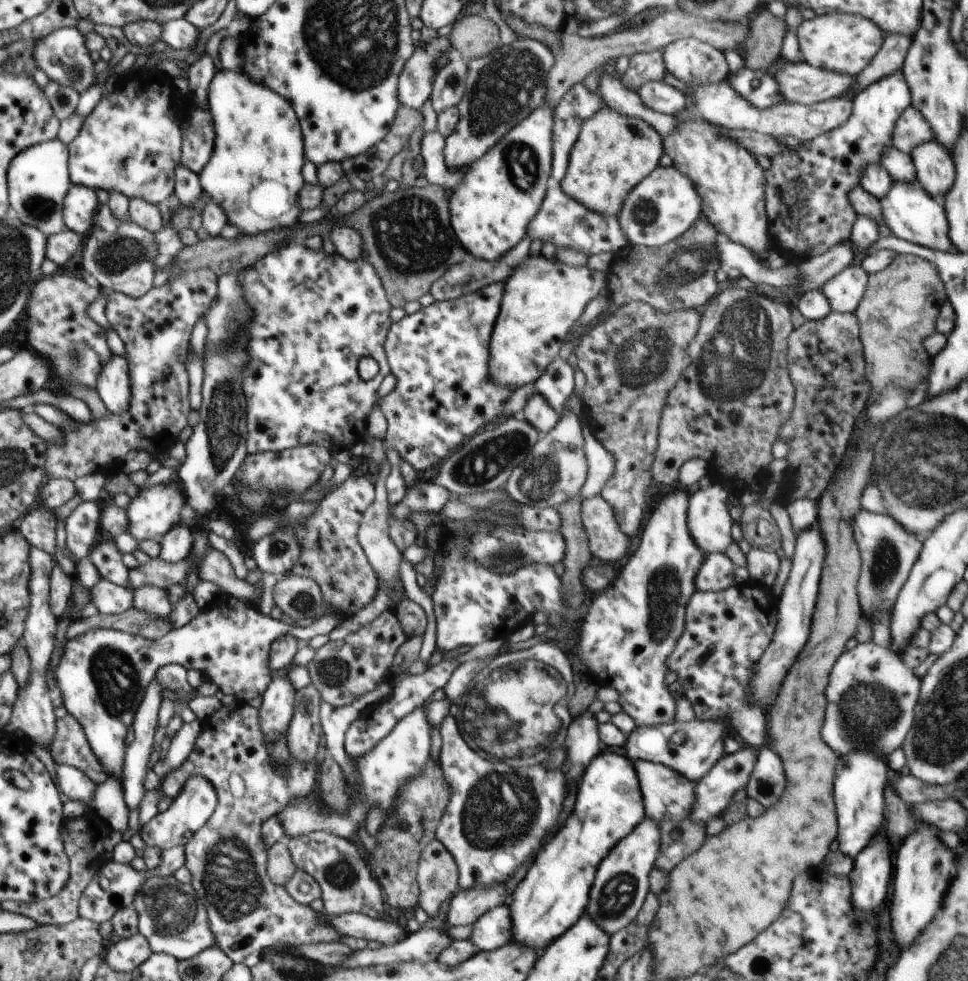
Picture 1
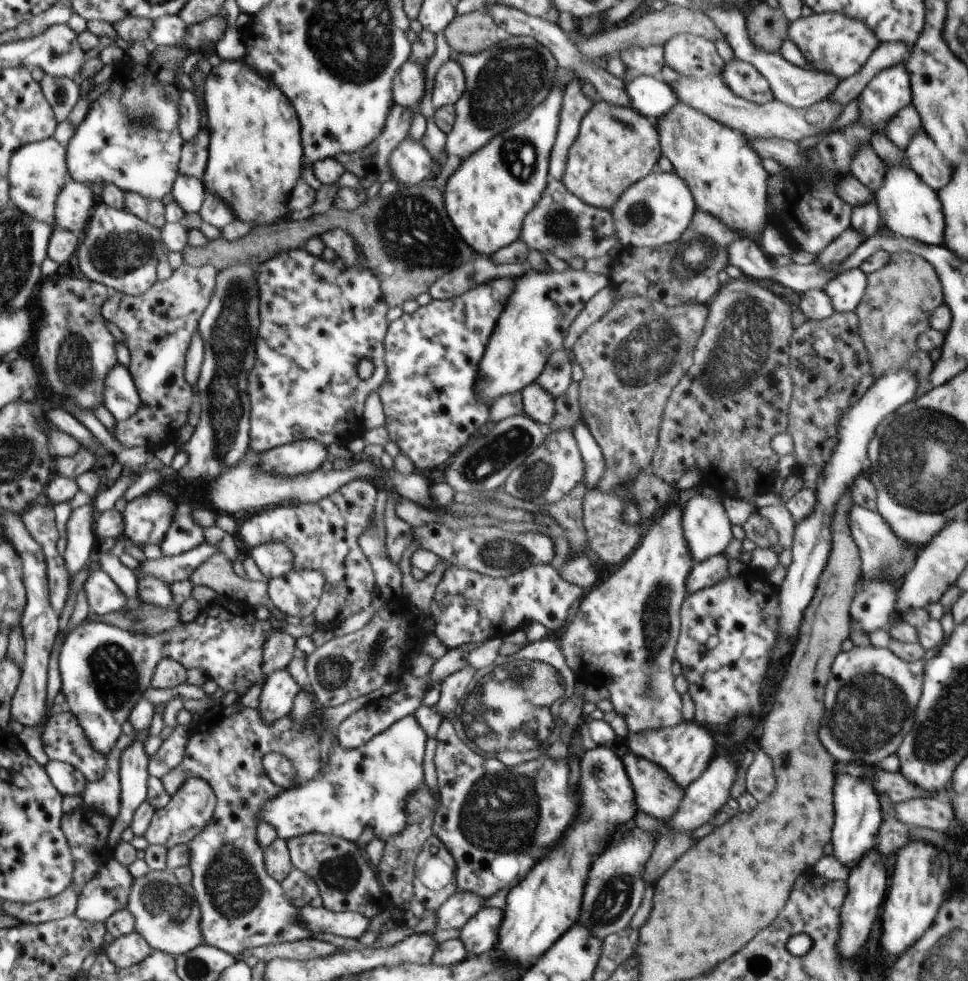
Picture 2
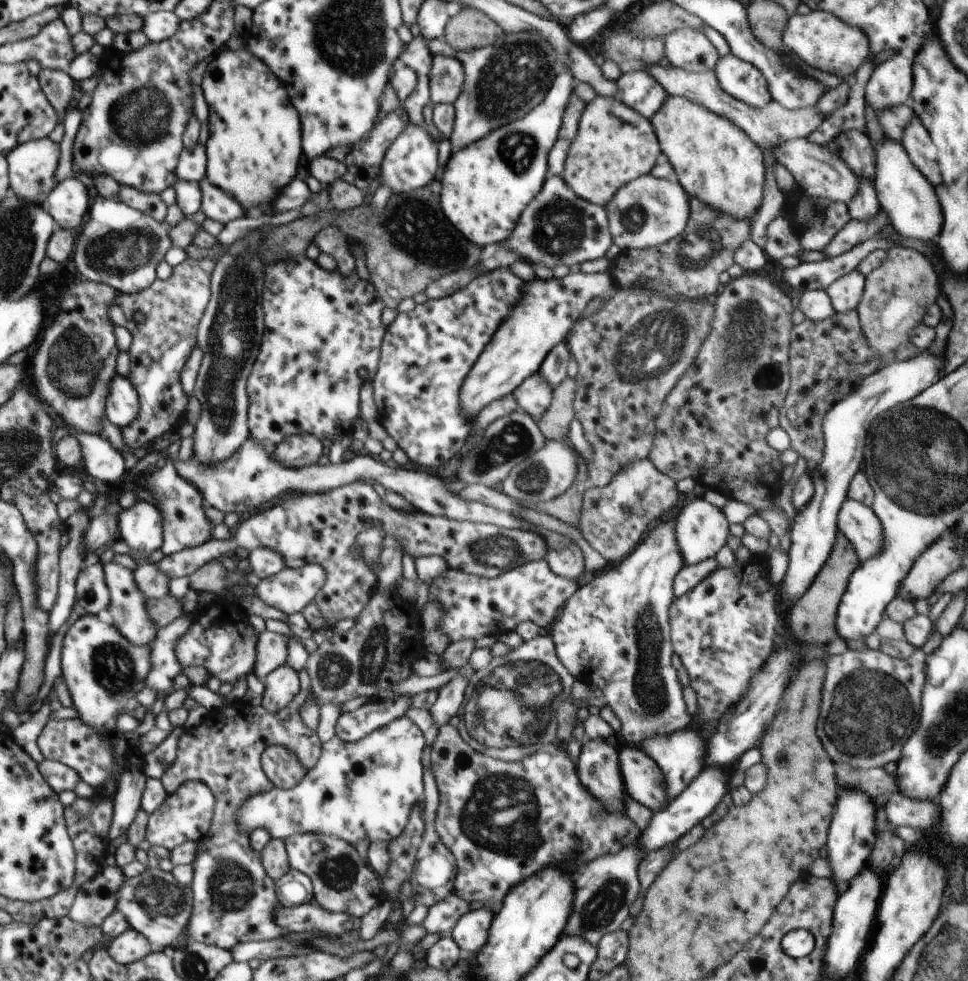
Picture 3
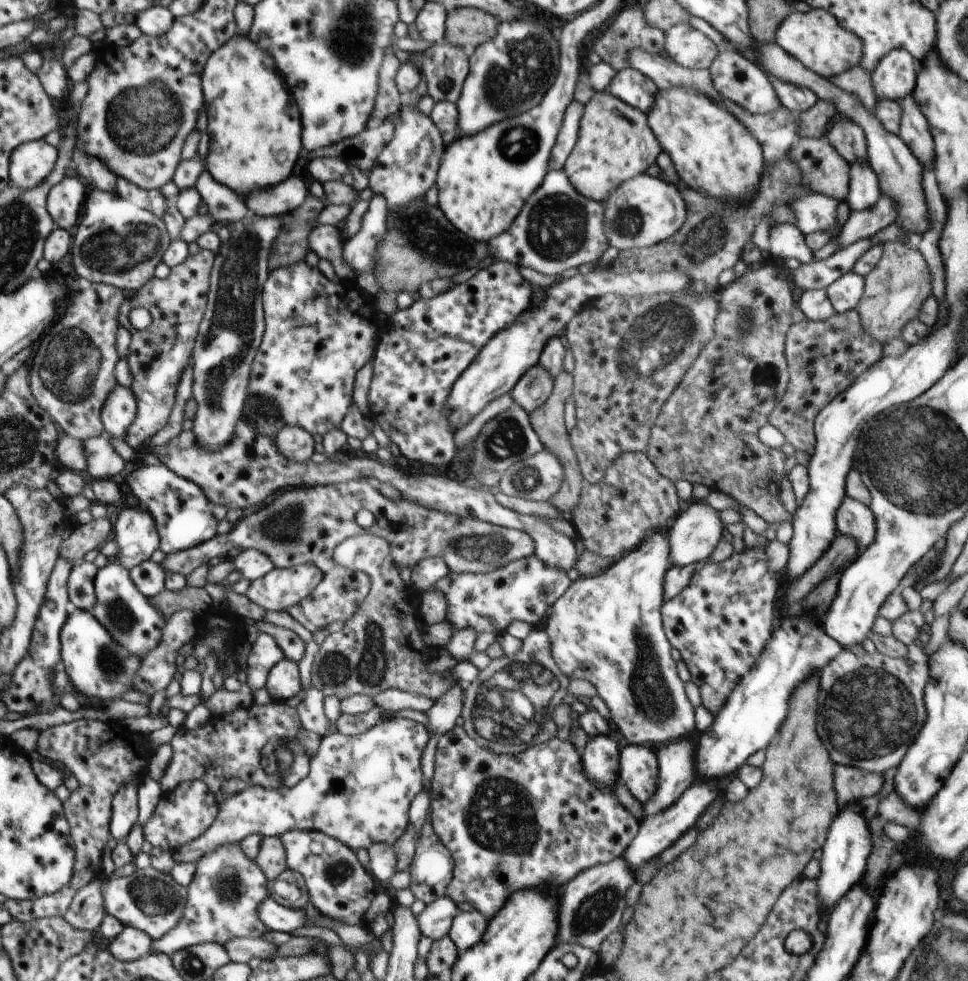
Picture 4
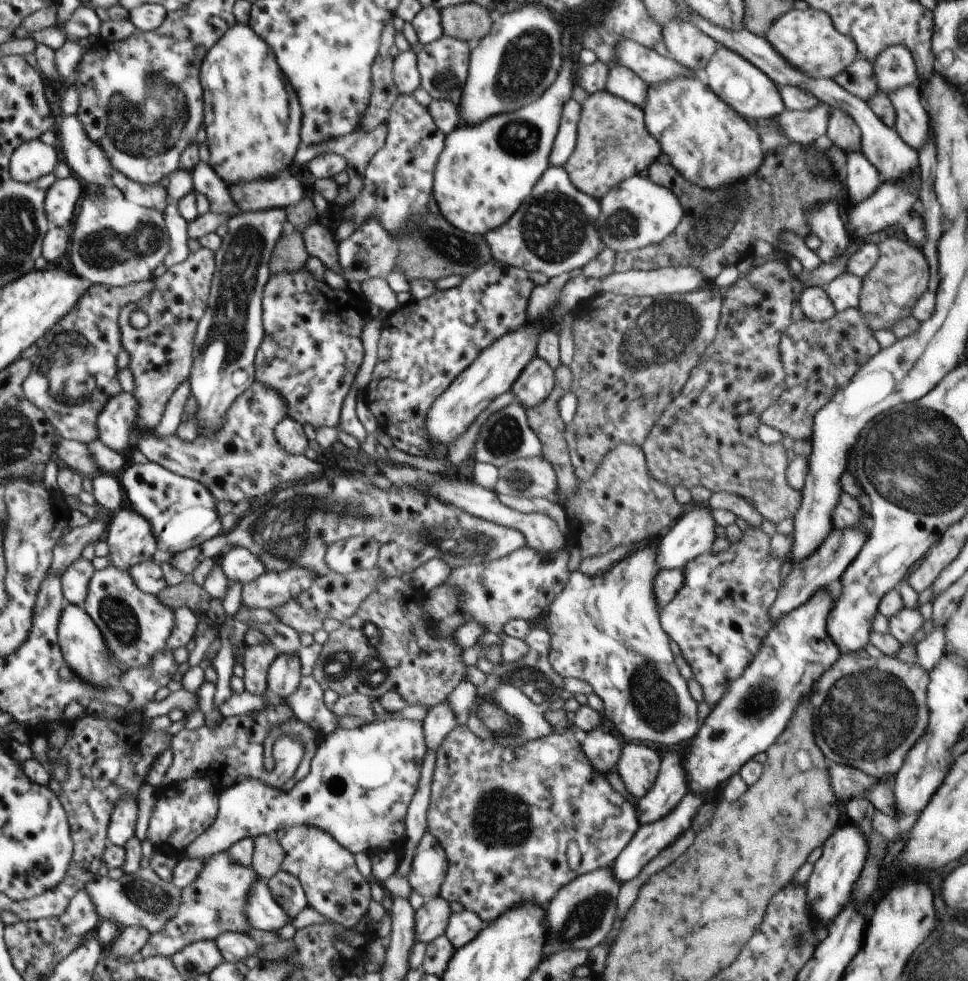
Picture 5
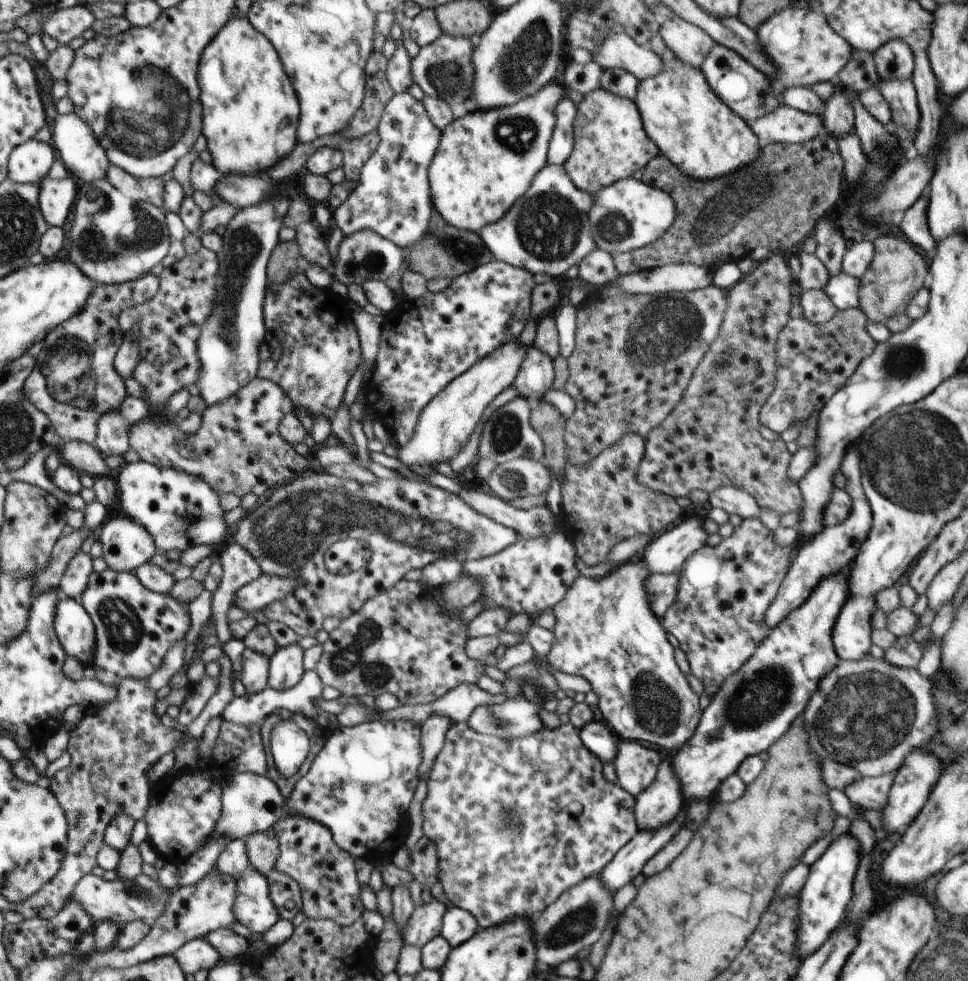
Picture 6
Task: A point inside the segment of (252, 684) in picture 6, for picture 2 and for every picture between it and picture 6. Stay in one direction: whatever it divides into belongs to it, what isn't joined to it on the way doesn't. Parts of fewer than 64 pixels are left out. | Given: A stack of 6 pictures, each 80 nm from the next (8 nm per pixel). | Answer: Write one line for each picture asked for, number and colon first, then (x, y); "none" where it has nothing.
2: (279, 649)
3: (272, 648)
4: (265, 653)
5: (257, 659)

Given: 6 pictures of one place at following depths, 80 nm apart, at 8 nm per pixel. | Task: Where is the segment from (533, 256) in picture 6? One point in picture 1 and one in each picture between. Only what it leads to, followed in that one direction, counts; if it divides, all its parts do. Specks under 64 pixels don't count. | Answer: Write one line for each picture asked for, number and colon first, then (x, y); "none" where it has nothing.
1: (563, 221)
2: (561, 223)
3: (559, 227)
4: (558, 228)
5: (553, 231)

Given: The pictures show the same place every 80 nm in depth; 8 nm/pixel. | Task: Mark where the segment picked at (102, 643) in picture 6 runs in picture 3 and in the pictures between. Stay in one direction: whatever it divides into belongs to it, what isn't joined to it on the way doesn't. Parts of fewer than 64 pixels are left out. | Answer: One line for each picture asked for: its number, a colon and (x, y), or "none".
3: (129, 612)
4: (133, 621)
5: (135, 625)

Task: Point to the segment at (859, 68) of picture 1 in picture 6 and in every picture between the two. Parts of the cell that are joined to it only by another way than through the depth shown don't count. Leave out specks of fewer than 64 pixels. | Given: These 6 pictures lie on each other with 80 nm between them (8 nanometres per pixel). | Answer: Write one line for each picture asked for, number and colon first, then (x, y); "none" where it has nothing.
2: (833, 43)
3: (824, 41)
4: (815, 38)
5: (808, 40)
6: (800, 43)

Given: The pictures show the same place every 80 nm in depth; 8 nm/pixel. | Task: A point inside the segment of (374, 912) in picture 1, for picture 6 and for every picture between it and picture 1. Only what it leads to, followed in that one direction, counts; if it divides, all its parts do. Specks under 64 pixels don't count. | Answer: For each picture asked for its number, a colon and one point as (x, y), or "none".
2: (346, 882)
3: (342, 881)
4: (339, 886)
5: (334, 886)
6: (327, 875)

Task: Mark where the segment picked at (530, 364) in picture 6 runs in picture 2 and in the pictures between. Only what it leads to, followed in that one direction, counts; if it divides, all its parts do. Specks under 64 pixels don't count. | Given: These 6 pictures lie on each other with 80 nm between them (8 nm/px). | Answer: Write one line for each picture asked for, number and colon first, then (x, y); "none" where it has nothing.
2: (538, 404)
3: (534, 395)
4: (534, 388)
5: (535, 383)

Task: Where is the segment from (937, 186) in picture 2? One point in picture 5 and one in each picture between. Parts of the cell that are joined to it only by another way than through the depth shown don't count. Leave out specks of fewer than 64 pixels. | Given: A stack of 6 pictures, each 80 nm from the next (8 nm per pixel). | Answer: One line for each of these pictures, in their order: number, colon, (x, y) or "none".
3: (916, 140)
4: (914, 130)
5: (912, 121)

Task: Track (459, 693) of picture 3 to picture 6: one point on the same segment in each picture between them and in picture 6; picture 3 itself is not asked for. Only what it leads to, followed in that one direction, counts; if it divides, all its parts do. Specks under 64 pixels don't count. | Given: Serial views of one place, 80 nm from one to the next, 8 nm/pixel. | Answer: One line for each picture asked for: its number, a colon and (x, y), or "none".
4: (444, 715)
5: (440, 719)
6: (433, 730)

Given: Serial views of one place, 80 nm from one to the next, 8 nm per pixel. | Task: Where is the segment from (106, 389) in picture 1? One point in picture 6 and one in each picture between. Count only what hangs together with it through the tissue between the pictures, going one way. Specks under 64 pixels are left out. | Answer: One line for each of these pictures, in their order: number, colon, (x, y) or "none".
2: (120, 397)
3: (122, 403)
4: (120, 409)
5: (116, 423)
6: (112, 438)

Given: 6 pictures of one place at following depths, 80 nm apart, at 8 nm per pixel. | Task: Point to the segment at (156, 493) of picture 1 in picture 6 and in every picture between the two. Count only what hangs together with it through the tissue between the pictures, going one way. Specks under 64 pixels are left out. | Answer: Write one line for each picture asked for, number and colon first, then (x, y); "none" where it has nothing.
2: (147, 518)
3: (141, 526)
4: (135, 530)
5: (129, 536)
6: (126, 544)

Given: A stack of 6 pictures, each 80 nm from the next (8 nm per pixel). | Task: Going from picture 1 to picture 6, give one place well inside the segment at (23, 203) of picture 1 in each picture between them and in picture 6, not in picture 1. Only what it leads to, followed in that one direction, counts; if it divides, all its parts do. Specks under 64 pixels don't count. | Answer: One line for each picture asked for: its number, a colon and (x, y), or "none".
2: (37, 171)
3: (32, 165)
4: (30, 163)
5: (31, 160)
6: (29, 162)

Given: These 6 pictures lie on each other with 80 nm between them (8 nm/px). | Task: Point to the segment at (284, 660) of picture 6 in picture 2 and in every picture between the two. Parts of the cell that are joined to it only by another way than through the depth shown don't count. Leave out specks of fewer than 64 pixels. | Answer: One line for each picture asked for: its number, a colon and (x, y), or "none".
2: (276, 700)
3: (281, 685)
4: (283, 681)
5: (284, 675)

